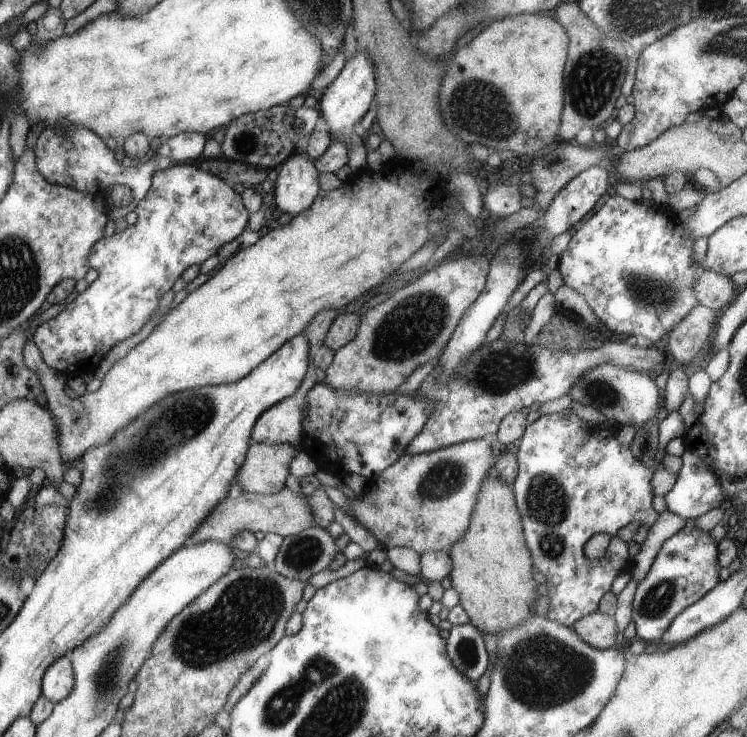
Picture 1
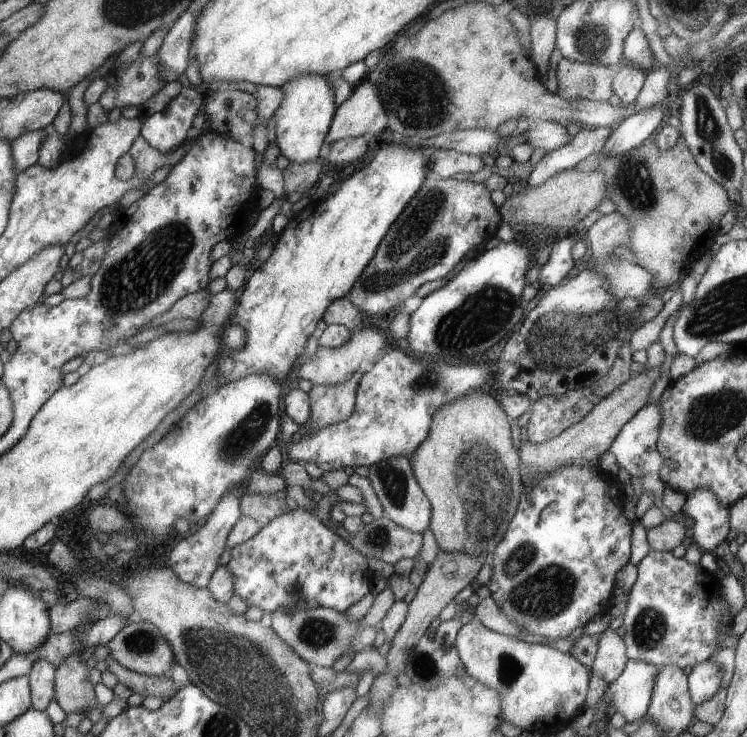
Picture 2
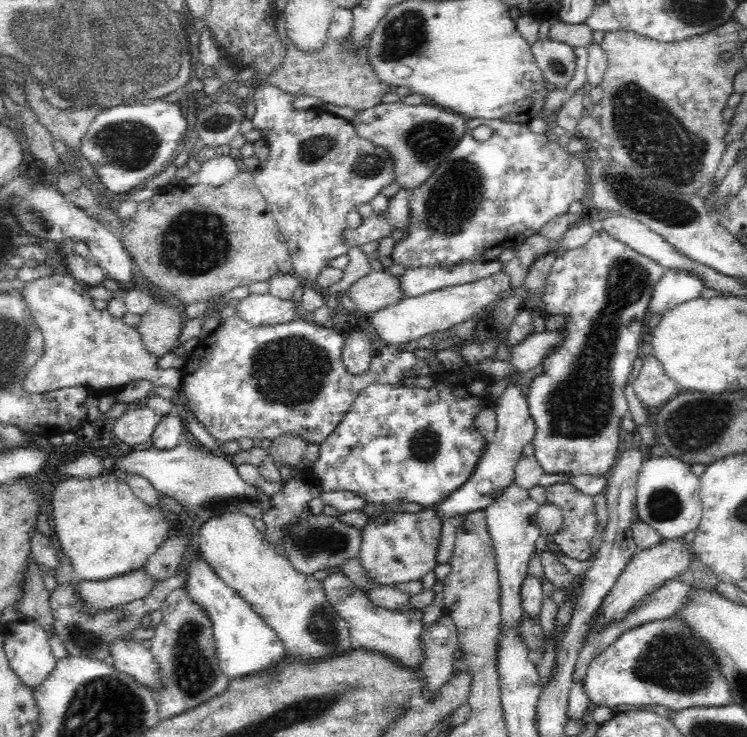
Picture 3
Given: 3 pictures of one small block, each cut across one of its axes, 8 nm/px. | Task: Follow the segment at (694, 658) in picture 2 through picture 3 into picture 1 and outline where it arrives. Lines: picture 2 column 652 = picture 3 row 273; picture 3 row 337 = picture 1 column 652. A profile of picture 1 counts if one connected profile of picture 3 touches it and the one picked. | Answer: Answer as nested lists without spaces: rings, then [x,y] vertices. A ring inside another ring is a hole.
[[[688,520],[680,532],[662,543],[648,574],[638,583],[632,600],[632,621],[638,638],[646,644],[660,640],[682,610],[718,585],[718,570],[718,550],[710,532],[698,528],[694,520]]]

